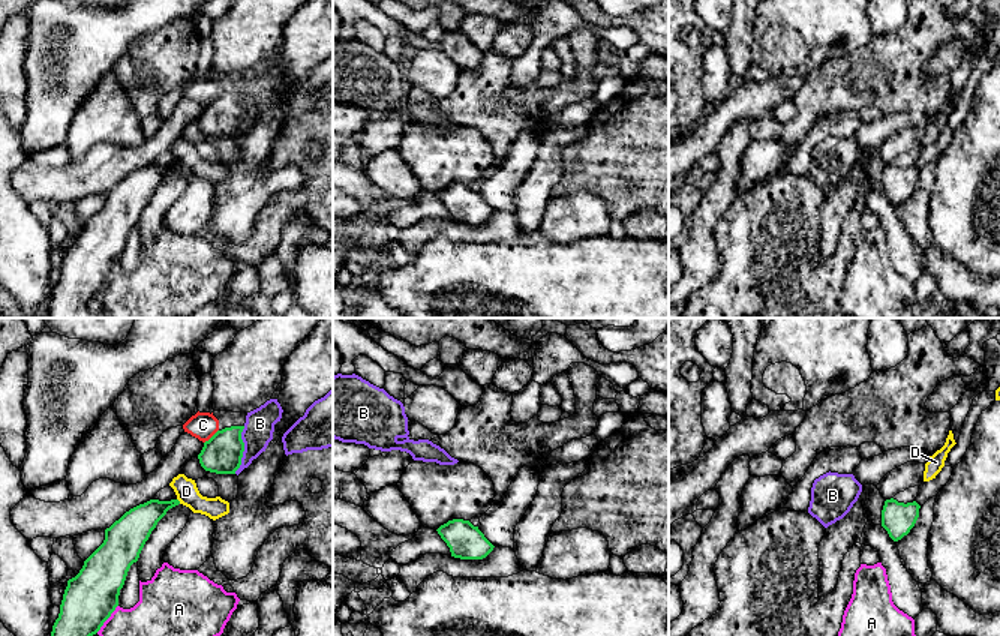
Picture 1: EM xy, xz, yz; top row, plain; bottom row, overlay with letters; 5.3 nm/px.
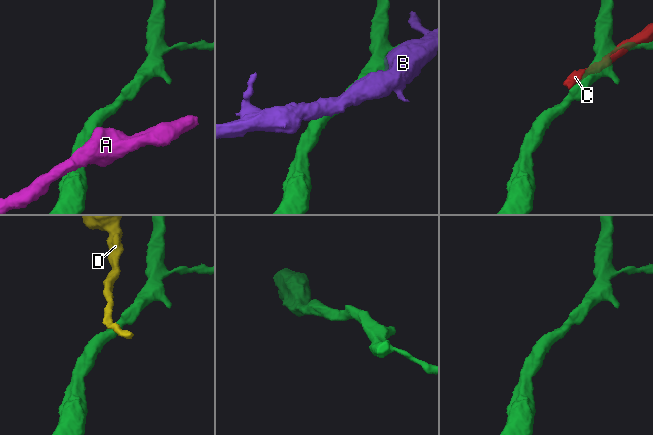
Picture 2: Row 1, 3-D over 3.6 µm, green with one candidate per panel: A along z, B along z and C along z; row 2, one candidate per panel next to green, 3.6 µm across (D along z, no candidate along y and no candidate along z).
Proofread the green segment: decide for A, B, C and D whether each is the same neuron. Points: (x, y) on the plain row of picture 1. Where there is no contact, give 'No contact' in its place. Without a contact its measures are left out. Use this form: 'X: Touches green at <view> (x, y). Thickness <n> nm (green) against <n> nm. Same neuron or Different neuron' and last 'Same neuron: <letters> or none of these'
A: Touches green at xy (108, 281). Thickness 280 nm (green) against 420 nm. Different neuron
B: Touches green at xy (243, 114). Thickness 220 nm (green) against 160 nm. Different neuron
C: Touches green at xy (212, 101). Thickness 220 nm (green) against 140 nm. Different neuron
D: Touches green at xy (179, 165). Thickness 170 nm (green) against 120 nm. Different neuron
Same neuron: none of these

